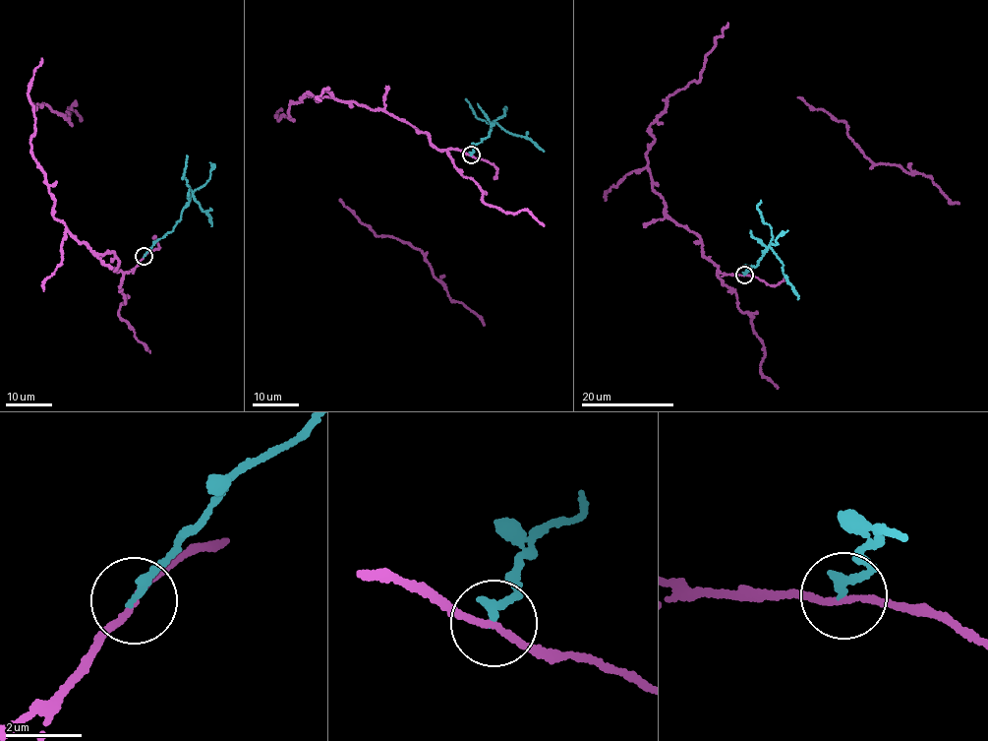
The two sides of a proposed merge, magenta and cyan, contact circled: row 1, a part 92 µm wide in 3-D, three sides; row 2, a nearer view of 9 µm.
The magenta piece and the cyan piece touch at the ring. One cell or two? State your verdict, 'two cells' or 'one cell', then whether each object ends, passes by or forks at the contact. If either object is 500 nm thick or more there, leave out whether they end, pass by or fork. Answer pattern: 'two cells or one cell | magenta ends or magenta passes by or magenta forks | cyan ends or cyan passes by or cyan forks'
two cells | magenta passes by | cyan ends

